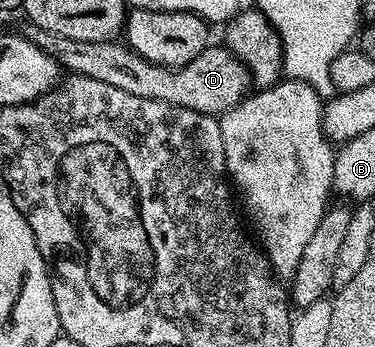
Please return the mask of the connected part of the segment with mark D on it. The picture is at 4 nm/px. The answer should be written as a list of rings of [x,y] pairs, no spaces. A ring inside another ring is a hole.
[[[33,25],[27,28],[24,31],[26,38],[53,55],[67,72],[104,81],[104,85],[124,89],[124,93],[132,93],[132,97],[168,101],[168,105],[221,117],[252,91],[250,71],[225,45],[206,47],[200,57],[192,57],[192,61],[183,67],[165,67],[140,57],[140,53],[122,41],[72,41]]]

